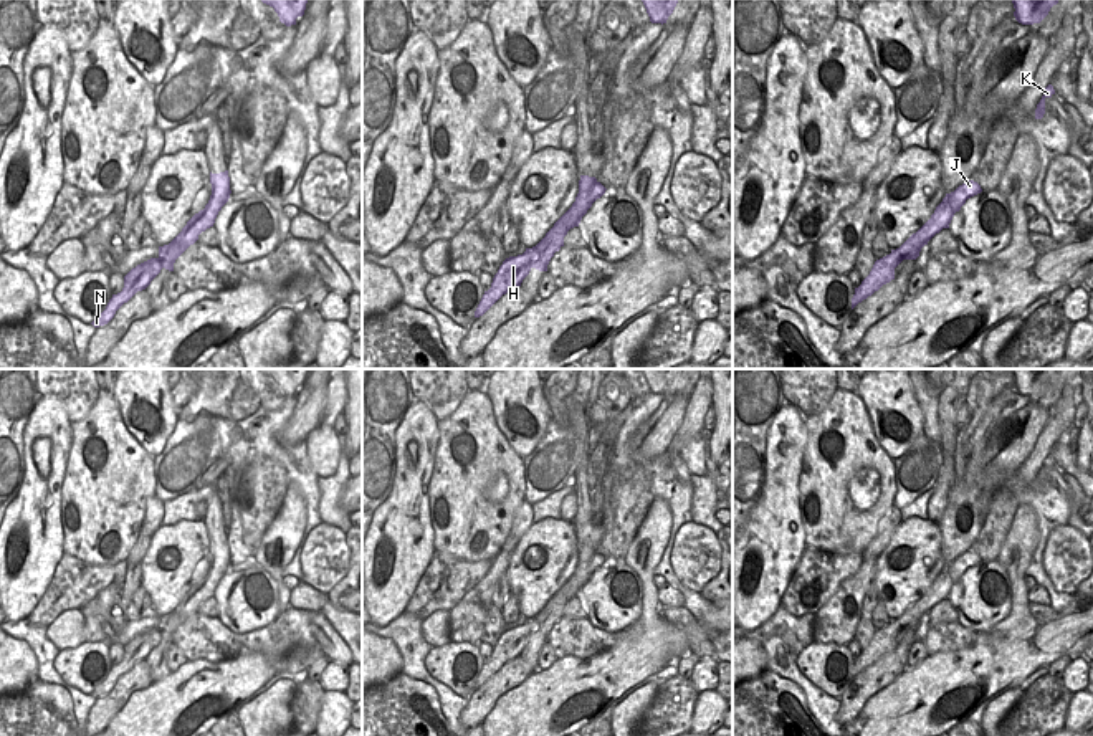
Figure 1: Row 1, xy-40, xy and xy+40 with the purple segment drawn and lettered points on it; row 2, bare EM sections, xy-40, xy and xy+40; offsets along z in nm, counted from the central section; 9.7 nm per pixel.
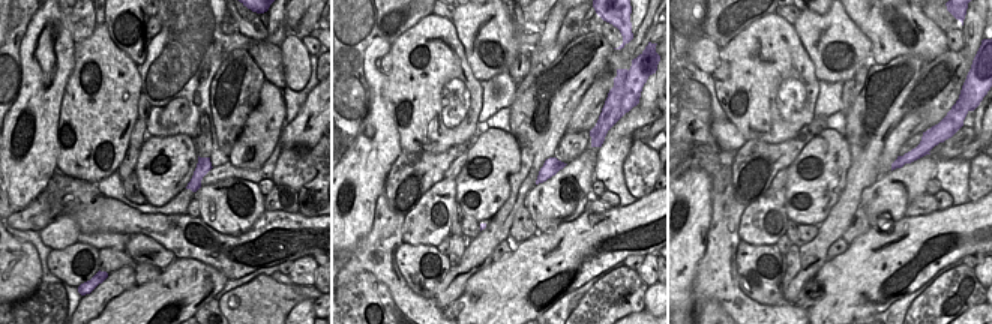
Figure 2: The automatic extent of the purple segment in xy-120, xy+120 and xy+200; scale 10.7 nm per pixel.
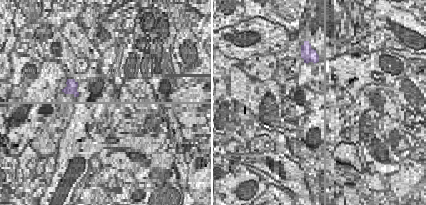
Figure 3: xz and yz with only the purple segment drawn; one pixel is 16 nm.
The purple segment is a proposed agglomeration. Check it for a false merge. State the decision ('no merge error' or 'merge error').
no merge error

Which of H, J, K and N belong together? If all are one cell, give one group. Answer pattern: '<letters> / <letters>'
H J K N

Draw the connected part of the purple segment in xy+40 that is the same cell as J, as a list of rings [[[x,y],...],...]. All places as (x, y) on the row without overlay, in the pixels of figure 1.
[[[967,551],[959,556],[954,562],[946,564],[943,572],[936,577],[931,589],[913,604],[900,619],[891,620],[890,625],[875,632],[870,645],[862,652],[858,658],[855,658],[855,665],[852,668],[852,680],[878,662],[883,655],[895,650],[895,638],[903,630],[916,630],[919,622],[928,612],[939,604],[943,599],[949,599],[949,594],[956,582],[966,574],[967,569],[981,564],[982,559],[977,552]]]

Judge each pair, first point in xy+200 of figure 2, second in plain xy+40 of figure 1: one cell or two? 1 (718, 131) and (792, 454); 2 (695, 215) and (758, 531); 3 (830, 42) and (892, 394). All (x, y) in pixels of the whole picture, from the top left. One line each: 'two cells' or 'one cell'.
1: one cell
2: one cell
3: one cell

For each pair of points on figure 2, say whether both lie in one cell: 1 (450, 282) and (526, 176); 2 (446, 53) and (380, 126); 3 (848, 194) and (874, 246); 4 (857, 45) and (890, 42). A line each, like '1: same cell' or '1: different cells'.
1: same cell
2: different cells
3: different cells
4: different cells

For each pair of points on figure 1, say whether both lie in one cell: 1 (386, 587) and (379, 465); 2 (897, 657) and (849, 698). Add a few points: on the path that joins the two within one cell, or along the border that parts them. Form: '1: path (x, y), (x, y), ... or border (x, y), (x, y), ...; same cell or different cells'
1: border (396, 467), (392, 490), (379, 506); different cells
2: path (885, 669), (860, 690); same cell

